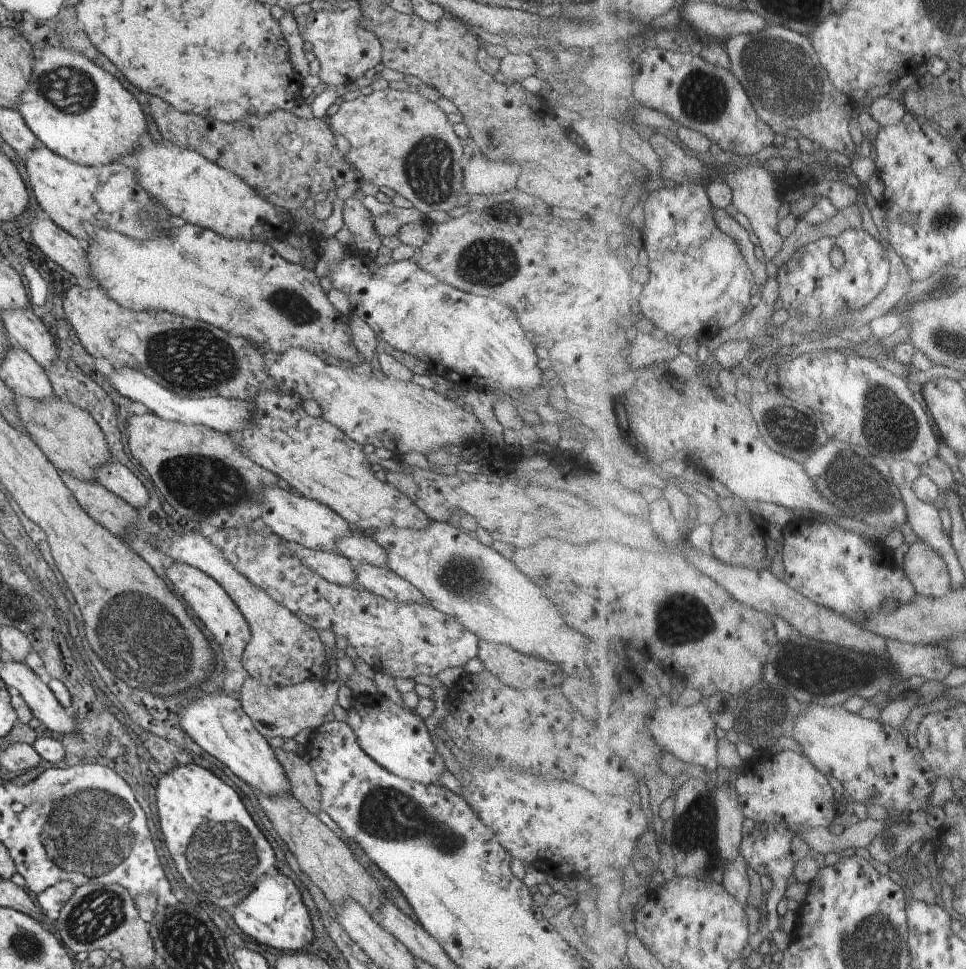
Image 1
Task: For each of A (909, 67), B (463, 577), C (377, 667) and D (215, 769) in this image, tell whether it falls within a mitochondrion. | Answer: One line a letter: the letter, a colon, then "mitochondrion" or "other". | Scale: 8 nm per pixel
A: other
B: mitochondrion
C: other
D: other

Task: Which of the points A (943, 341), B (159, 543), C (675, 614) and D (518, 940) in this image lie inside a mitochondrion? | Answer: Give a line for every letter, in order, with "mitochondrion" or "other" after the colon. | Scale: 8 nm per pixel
A: mitochondrion
B: other
C: mitochondrion
D: other

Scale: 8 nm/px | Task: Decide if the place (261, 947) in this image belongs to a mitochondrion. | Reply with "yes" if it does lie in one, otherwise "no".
no

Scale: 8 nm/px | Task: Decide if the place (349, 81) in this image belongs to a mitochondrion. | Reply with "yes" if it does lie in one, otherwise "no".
no

